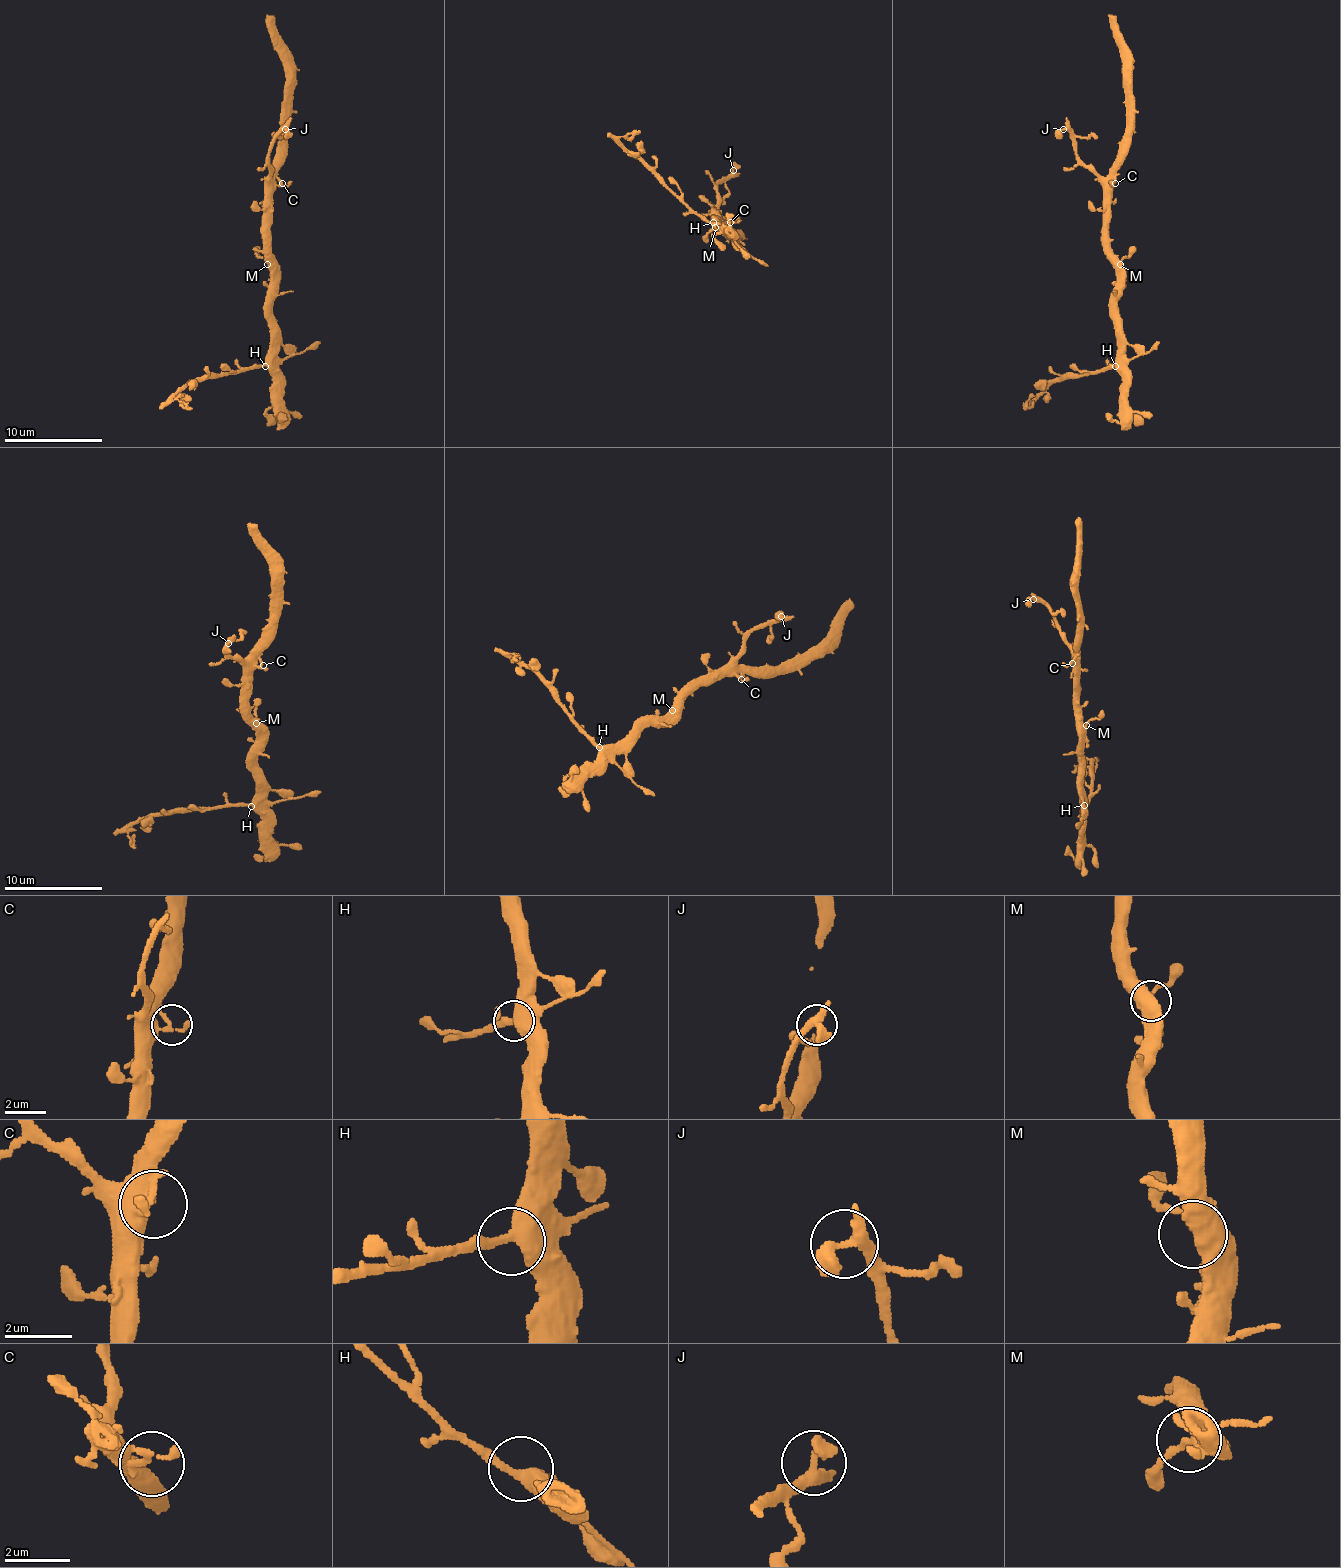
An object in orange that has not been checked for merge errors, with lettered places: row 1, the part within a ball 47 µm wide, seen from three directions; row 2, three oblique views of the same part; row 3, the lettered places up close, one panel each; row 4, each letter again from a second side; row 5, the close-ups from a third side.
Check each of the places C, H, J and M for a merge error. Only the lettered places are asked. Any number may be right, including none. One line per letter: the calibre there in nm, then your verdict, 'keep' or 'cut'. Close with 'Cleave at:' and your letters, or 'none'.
C: 200 nm | keep
H: 460 nm | keep
J: 440 nm | keep
M: 400 nm | keep
Cleave at: none

